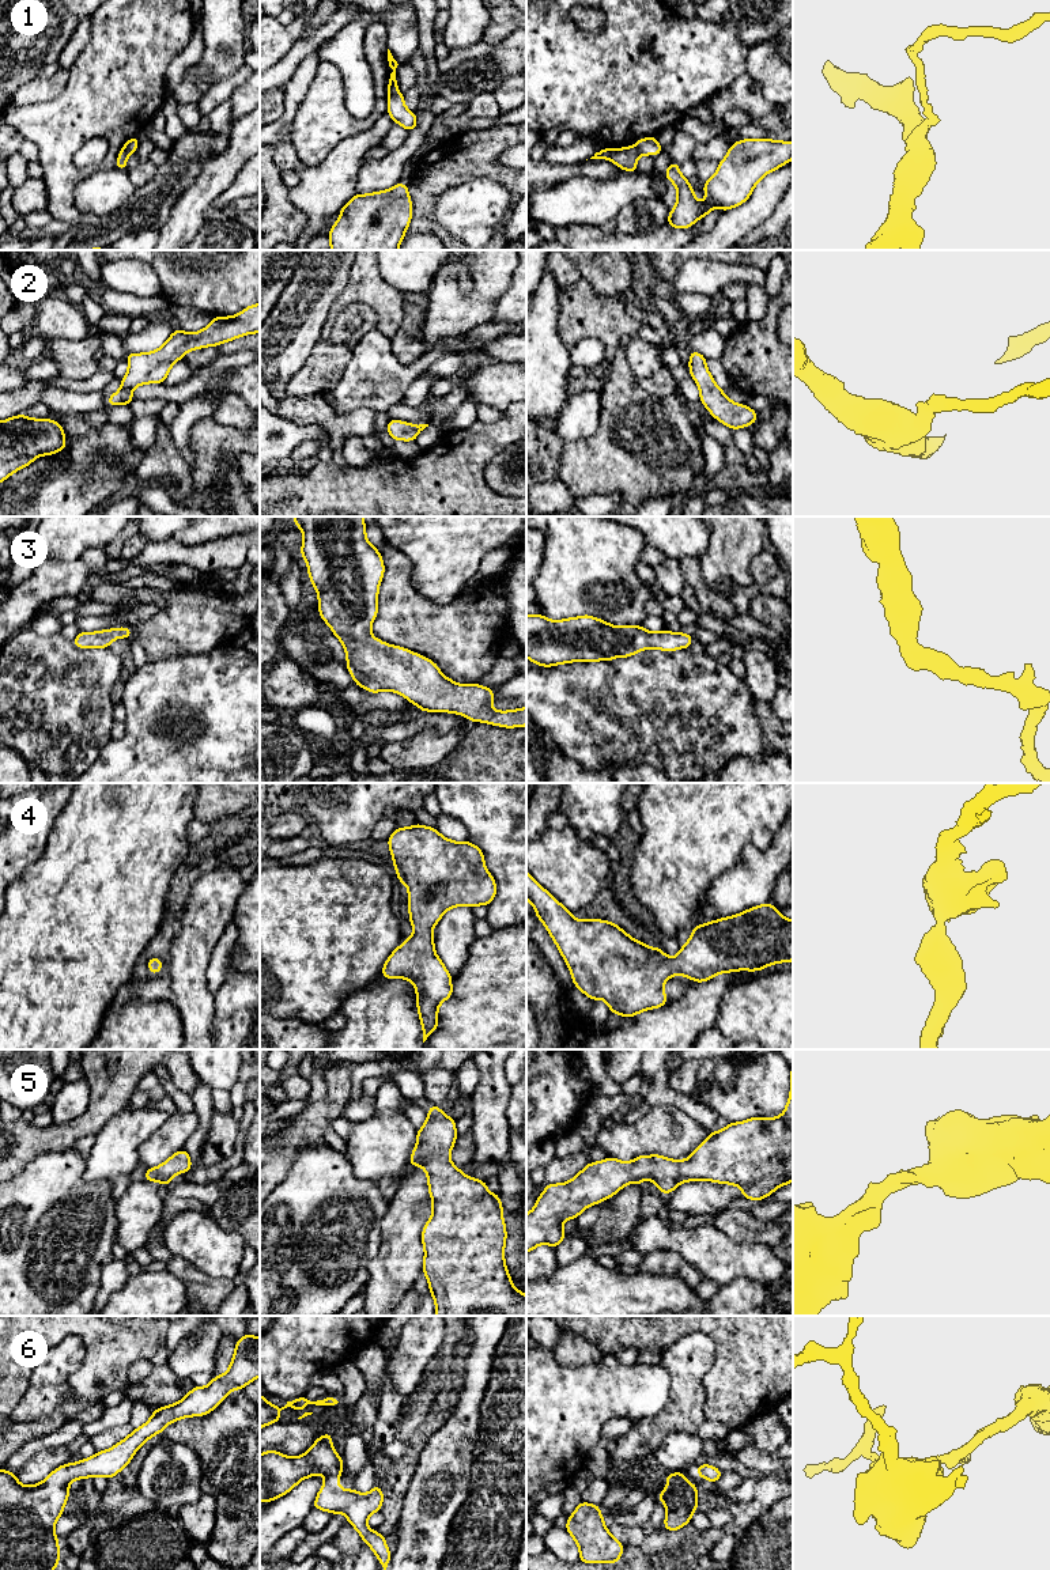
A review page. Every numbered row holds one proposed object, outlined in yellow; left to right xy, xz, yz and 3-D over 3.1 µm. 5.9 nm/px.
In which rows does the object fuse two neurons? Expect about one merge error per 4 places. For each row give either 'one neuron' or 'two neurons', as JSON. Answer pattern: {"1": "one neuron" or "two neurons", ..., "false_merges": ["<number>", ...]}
{"1": "two neurons", "2": "one neuron", "3": "one neuron", "4": "one neuron", "5": "one neuron", "6": "one neuron", "false_merges": ["1"]}

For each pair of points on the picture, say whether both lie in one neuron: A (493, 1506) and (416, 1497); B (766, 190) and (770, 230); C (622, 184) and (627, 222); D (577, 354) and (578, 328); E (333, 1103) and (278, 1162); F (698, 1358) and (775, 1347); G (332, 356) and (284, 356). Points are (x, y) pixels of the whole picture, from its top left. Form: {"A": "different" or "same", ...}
{"A": "different", "B": "different", "C": "different", "D": "different", "E": "same", "F": "different", "G": "different"}

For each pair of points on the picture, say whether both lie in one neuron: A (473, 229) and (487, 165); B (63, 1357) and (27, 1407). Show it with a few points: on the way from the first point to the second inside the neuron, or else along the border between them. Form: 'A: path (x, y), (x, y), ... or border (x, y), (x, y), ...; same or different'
A: border (453, 186), (491, 178), (512, 196); different
B: path (53, 1369), (49, 1385), (40, 1395); same

